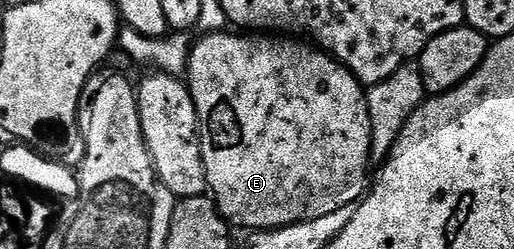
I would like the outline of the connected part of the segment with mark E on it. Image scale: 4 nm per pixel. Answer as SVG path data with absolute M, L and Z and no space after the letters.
M221 31L219 33L209 33L201 36L201 41L191 46L188 54L188 68L186 70L186 84L188 90L192 92L194 99L194 107L196 108L196 119L200 131L200 150L202 151L202 159L204 160L204 170L206 171L206 179L208 180L207 192L210 194L216 206L220 208L220 213L228 222L229 226L236 227L241 225L247 231L267 231L269 229L281 229L287 225L297 225L303 221L313 221L314 219L322 219L322 215L334 215L334 211L346 209L355 206L357 202L365 196L366 190L370 185L370 173L368 177L368 165L370 166L370 158L372 156L372 128L370 127L370 115L368 114L368 99L366 96L365 86L361 85L345 65L340 64L335 57L329 57L323 49L313 47L311 44L305 43L300 39L289 39L284 35L241 35L236 31Z

